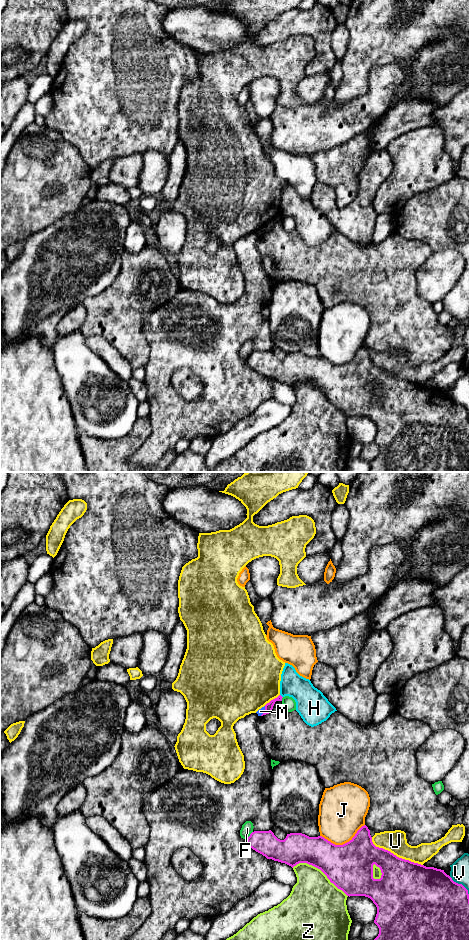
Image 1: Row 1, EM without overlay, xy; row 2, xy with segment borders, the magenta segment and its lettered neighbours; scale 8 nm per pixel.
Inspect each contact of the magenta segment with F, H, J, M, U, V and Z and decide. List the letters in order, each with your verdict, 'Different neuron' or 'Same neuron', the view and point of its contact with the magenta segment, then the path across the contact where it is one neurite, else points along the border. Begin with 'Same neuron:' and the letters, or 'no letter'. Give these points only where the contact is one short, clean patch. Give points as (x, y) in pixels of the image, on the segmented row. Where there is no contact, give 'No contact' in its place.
Same neuron: no letter
F: Different neuron. Touches magenta at xy (249, 836)
H: Different neuron. Touches magenta at xy (281, 696)
J: Different neuron. Touches magenta at xy (343, 844)
M: Different neuron. Touches magenta at xy (264, 711). Boundary: xy (265, 706), (260, 715)
U: Different neuron. Touches magenta at xy (395, 855)
V: Different neuron. Touches magenta at xy (460, 884)
Z: Different neuron. Touches magenta at xy (320, 869)

